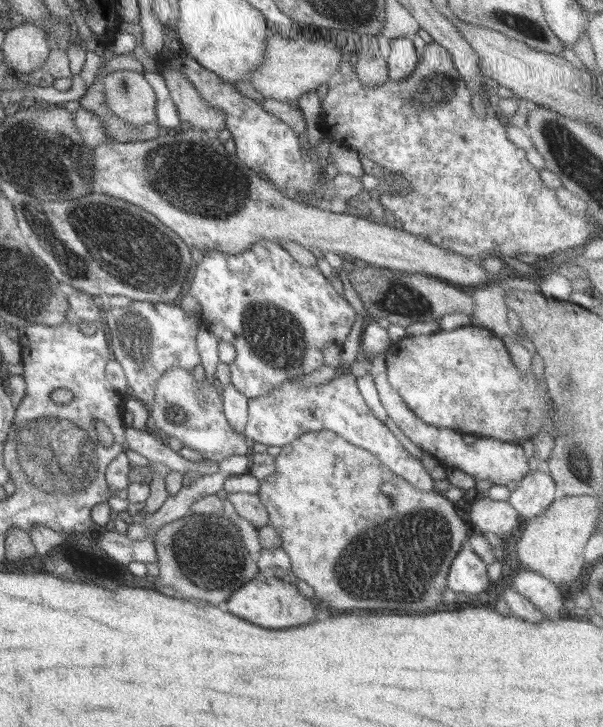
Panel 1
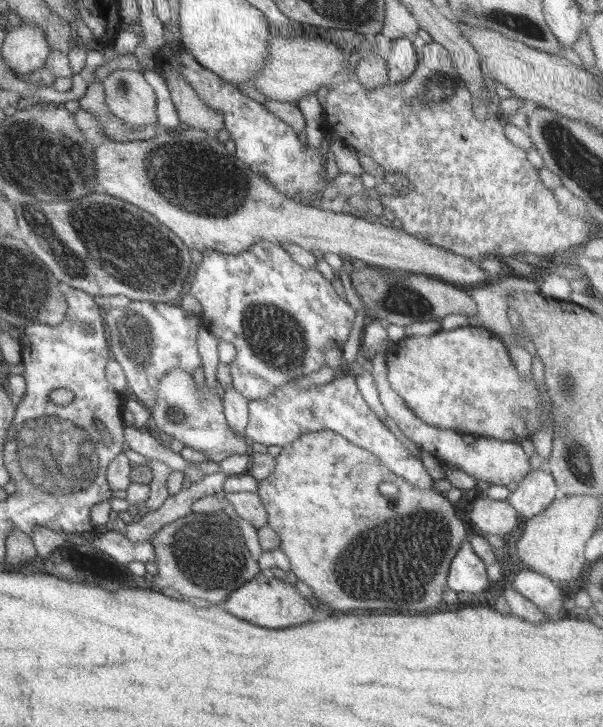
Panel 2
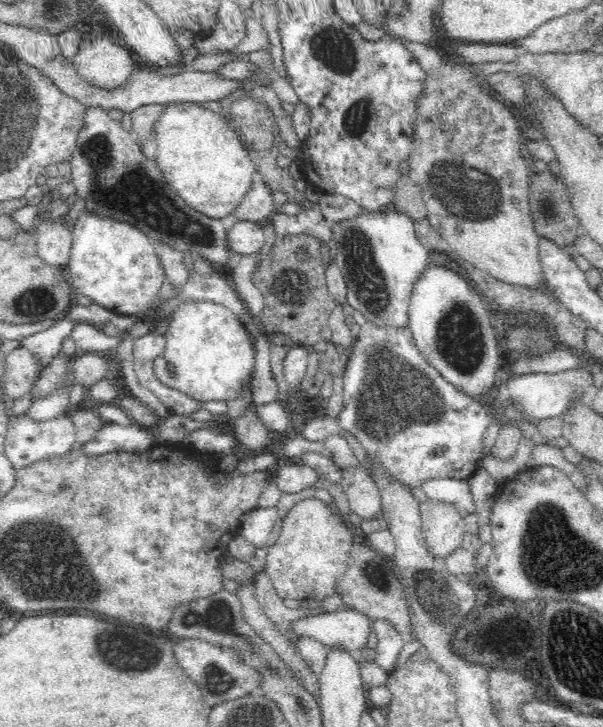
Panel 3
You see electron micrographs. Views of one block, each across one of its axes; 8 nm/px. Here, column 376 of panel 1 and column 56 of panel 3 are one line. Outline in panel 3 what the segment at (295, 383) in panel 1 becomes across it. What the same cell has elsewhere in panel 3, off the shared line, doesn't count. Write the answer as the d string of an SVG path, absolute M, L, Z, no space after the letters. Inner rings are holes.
M68 410L62 412L56 418L42 420L41 422L35 422L27 413L20 414L13 421L8 421L4 452L15 469L26 468L26 466L30 466L34 462L62 456L68 450L72 450L76 444L75 434L76 428L70 415L68 415Z

